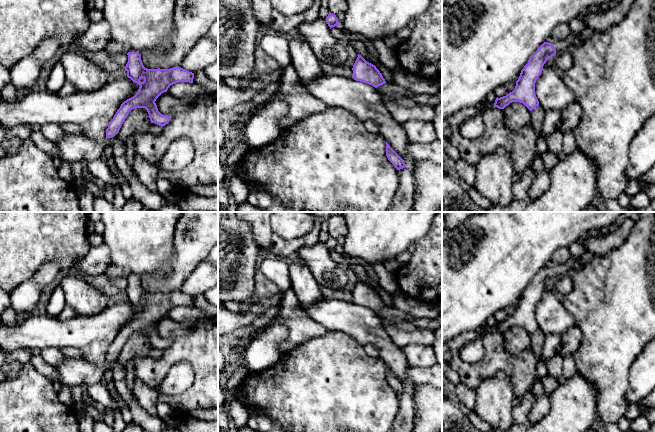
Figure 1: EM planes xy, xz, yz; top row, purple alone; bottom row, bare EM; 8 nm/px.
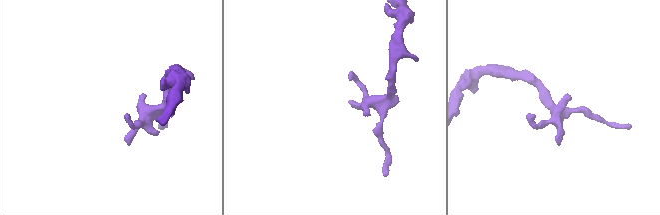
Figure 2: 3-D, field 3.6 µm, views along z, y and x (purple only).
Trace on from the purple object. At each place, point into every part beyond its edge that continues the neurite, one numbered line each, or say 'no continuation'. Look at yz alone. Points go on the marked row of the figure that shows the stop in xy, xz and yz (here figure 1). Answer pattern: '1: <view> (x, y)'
1: yz (565, 45)

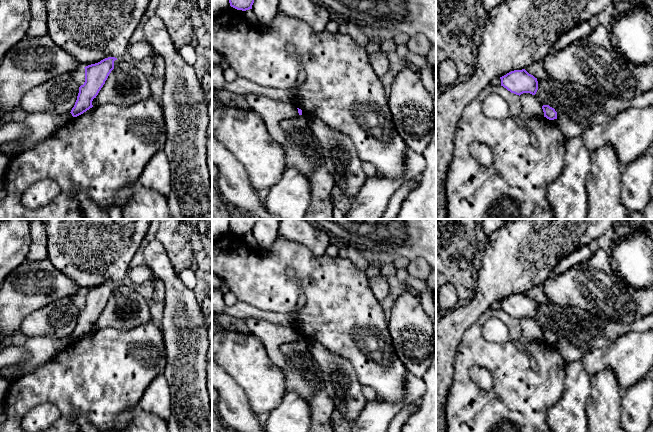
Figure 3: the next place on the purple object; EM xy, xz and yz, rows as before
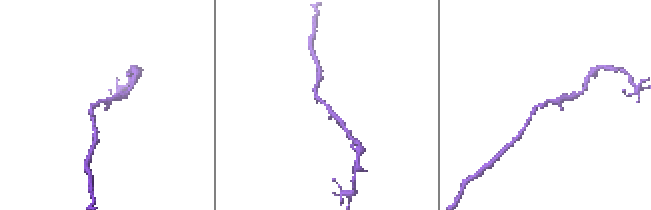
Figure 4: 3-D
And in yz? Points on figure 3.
no continuation

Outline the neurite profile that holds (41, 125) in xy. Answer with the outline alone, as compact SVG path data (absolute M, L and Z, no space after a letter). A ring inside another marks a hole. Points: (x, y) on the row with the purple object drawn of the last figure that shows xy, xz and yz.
M50 112L27 113L24 124L28 128L25 140L17 139L20 145L31 146L51 136L70 121L67 114L53 114Z

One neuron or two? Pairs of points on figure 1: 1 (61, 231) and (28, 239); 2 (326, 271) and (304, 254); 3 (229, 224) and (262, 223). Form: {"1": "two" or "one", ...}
{"1": "one", "2": "one", "3": "two"}

